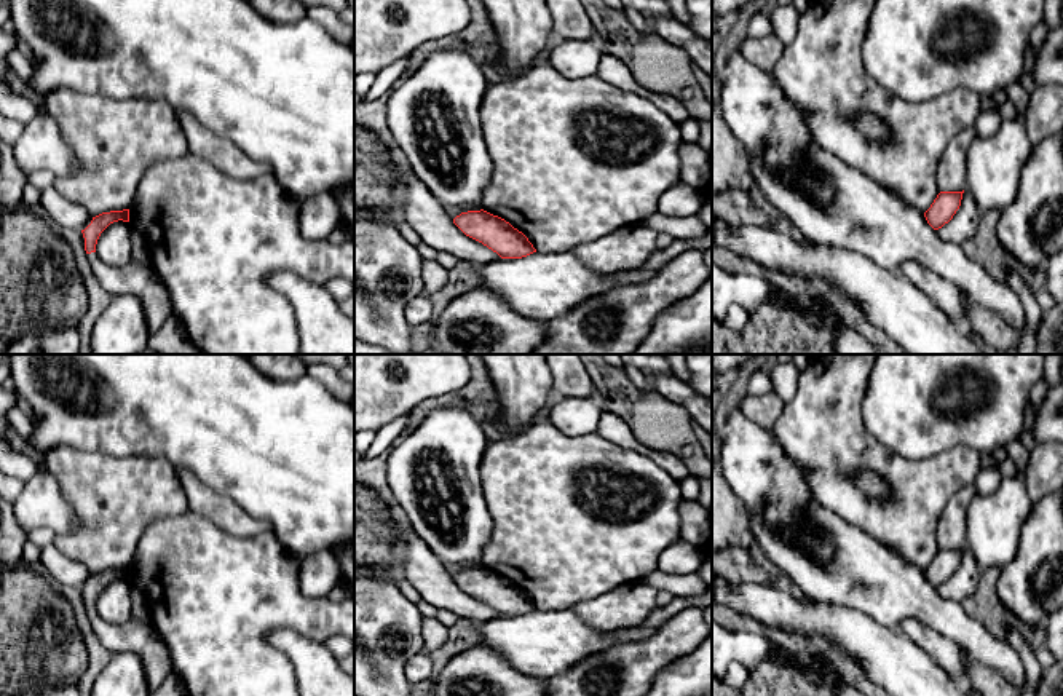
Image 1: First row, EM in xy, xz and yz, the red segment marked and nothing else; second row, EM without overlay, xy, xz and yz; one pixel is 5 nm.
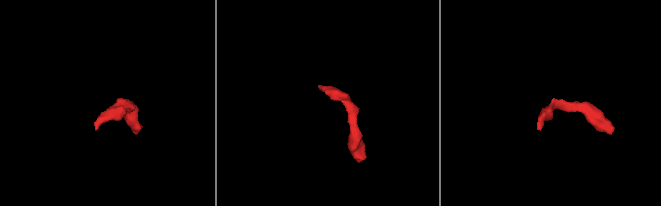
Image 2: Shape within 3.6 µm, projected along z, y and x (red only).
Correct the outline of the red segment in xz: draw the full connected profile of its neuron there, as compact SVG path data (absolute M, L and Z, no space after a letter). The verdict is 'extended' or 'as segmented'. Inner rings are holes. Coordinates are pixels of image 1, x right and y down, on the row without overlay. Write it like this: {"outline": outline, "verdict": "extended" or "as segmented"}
{"outline": "M484 567L461 570L453 576L453 581L466 594L482 600L501 616L522 616L536 610L522 589Z", "verdict": "as segmented"}

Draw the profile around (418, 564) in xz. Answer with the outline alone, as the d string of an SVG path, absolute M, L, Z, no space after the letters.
M393 504L391 511L397 522L397 548L402 551L397 571L425 602L474 623L501 616L482 600L466 594L447 573L444 562L415 533L401 509Z

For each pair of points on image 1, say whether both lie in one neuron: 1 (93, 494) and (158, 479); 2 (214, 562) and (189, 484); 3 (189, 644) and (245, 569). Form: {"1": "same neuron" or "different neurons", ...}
{"1": "same neuron", "2": "different neurons", "3": "same neuron"}

